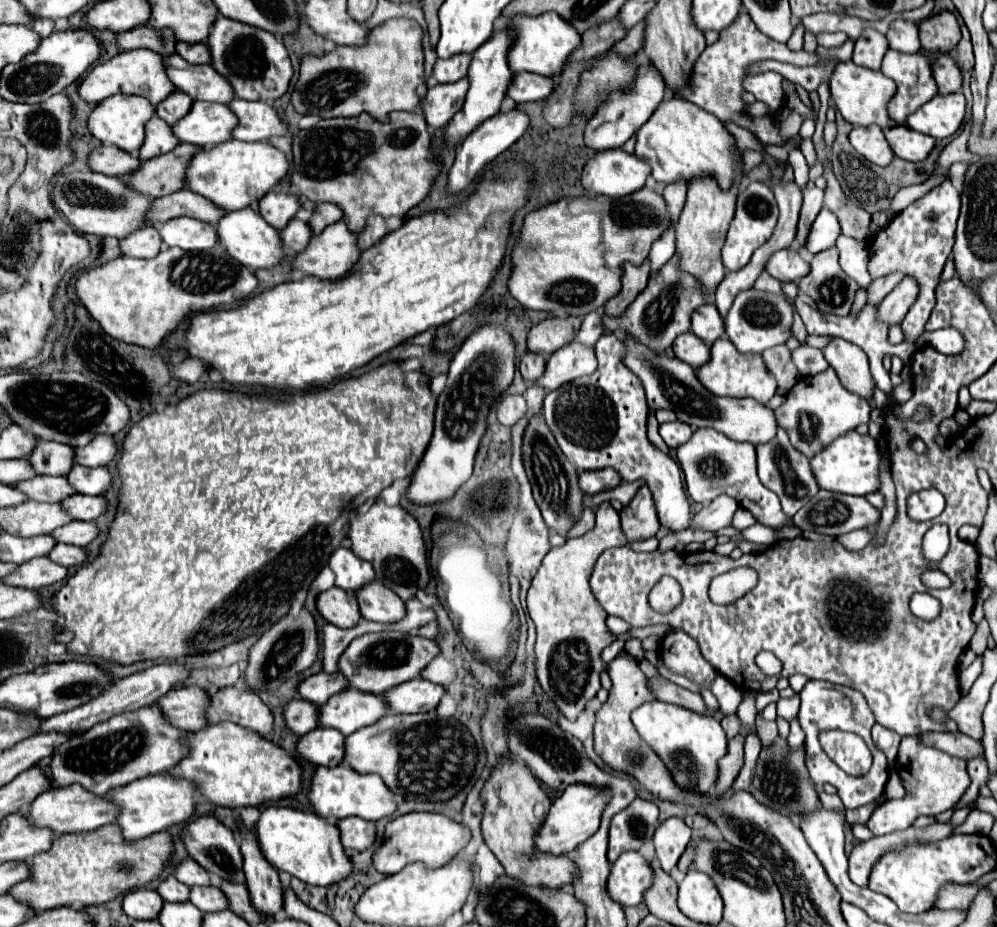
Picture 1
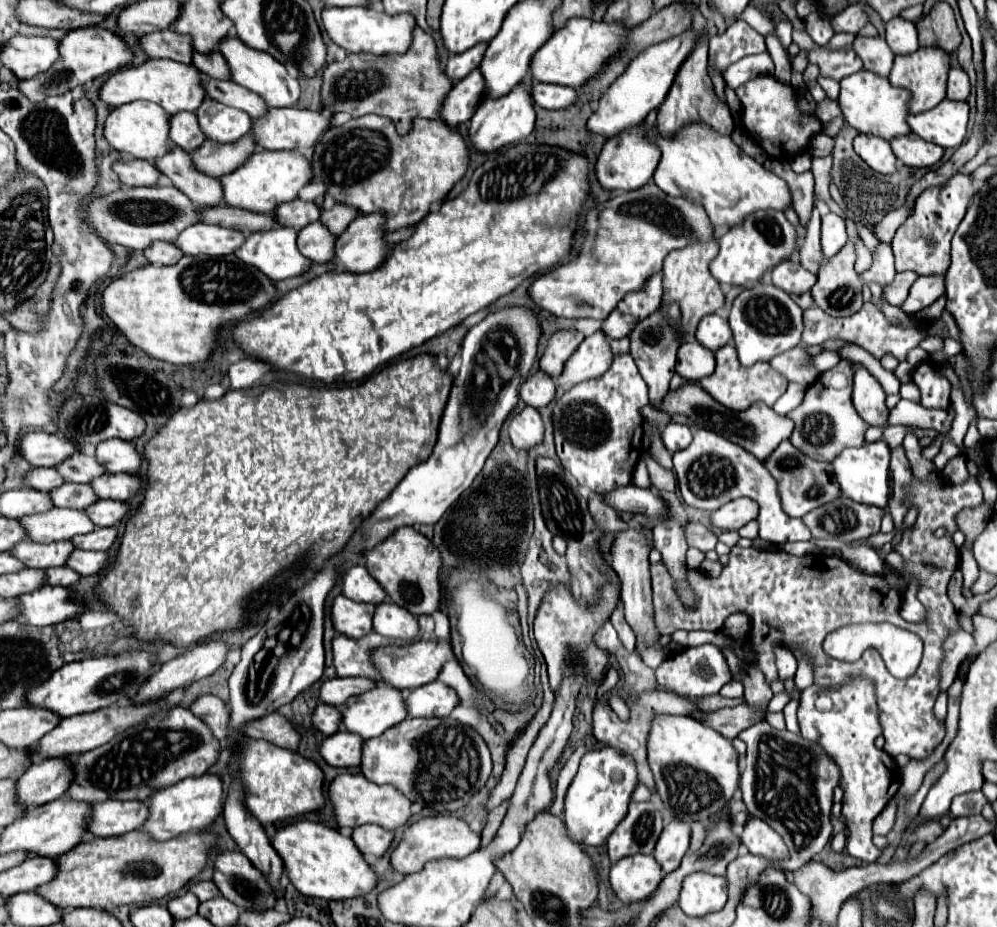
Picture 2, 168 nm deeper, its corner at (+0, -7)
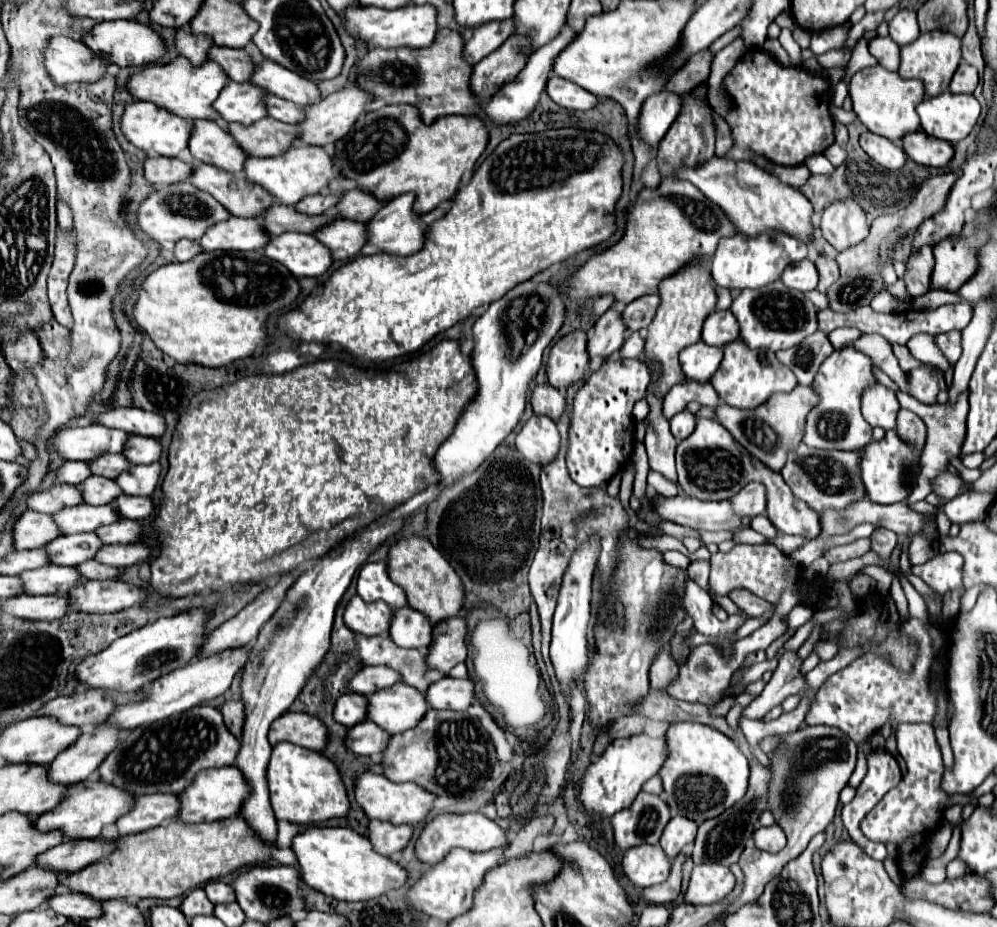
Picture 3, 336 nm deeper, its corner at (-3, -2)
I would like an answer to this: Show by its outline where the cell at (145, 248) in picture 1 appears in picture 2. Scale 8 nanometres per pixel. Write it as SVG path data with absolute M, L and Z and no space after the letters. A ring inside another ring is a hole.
M155 241L149 249L145 249L145 257L151 265L175 265L179 257L183 257L183 251L175 247L175 243L167 241Z

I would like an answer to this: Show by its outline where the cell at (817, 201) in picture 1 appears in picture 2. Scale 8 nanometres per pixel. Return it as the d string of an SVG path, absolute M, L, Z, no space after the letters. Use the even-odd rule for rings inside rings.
M813 209L813 215L811 215L811 221L807 225L807 235L805 235L805 243L803 247L799 249L799 255L801 255L801 265L813 273L819 271L821 263L825 261L823 257L823 251L821 251L821 243L819 243L819 211Z

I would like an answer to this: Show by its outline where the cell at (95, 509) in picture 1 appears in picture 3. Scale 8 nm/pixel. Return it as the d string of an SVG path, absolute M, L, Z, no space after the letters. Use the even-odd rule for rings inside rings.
M120 494L118 498L114 498L110 502L110 506L118 512L120 518L128 518L128 520L142 520L142 518L150 516L150 512L152 512L152 500L144 498L144 496Z

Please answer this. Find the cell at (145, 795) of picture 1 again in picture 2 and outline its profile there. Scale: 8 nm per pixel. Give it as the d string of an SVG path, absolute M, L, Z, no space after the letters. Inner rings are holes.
M205 773L201 777L187 777L181 783L155 791L149 799L149 819L143 825L143 831L151 833L157 841L177 837L181 833L201 831L211 825L223 811L223 779L215 773Z

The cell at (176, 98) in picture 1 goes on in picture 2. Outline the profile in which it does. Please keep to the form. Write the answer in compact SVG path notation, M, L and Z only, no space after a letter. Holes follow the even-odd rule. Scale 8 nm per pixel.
M183 111L183 113L177 113L177 115L171 117L171 139L173 139L173 143L177 147L181 147L183 151L191 153L207 137L203 135L203 131L199 131L197 115Z

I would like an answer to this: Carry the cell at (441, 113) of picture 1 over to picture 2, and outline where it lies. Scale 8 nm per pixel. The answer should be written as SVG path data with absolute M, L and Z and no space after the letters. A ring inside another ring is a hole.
M475 69L453 85L449 95L445 97L441 119L447 125L457 127L459 123L465 123L471 119L481 99L483 99L483 75L479 75L479 69Z

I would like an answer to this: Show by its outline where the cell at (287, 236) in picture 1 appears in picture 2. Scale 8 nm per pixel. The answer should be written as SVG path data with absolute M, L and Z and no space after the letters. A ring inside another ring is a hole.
M315 221L301 229L297 237L299 251L315 263L329 263L335 251L335 235L323 227L323 223Z

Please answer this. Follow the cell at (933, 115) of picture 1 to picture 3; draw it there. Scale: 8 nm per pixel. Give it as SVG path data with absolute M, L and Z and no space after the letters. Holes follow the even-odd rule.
M942 92L938 98L922 100L916 112L926 134L956 144L972 132L980 104L972 94Z

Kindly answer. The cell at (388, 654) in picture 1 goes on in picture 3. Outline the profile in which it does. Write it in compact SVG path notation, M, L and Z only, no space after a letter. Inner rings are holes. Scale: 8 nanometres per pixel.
M460 616L442 620L432 630L432 642L424 650L430 670L448 674L456 664L466 660L466 622Z

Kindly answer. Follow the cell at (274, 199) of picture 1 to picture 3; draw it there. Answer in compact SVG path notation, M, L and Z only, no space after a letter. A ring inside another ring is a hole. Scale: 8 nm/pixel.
M314 194L310 198L304 198L302 202L296 204L296 210L302 212L302 214L322 214L324 210L336 206L338 198L332 196L332 194Z

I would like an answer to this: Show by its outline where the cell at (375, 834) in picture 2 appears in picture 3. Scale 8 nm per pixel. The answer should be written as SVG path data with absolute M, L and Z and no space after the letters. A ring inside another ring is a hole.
M370 820L368 824L368 840L374 850L382 856L392 856L400 852L408 840L412 838L412 826L394 826L390 822Z

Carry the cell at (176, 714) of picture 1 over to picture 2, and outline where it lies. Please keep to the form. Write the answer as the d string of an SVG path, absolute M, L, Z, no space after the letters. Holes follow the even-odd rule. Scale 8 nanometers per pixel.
M203 695L191 705L191 713L195 717L203 719L211 727L213 735L221 743L225 743L225 739L227 739L227 725L229 725L229 709L227 709L225 701L221 701L215 695Z

